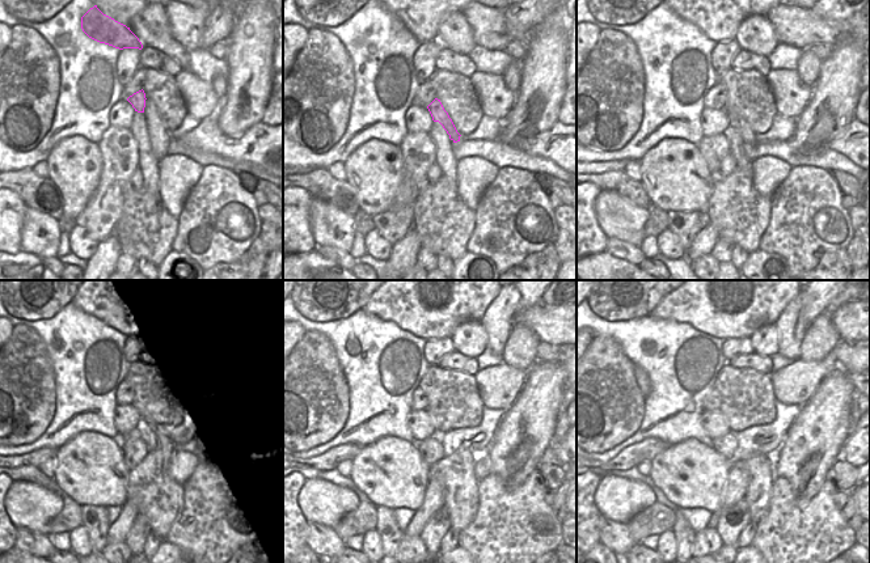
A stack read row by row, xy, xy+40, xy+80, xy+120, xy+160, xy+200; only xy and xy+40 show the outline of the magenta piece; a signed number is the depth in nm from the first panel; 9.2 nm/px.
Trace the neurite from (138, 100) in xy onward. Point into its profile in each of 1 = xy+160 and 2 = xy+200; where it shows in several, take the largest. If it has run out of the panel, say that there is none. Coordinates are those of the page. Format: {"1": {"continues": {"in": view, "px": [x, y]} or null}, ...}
{"1": {"continues": {"in": "xy+160", "px": [456, 472]}}, "2": {"continues": {"in": "xy+200", "px": [759, 468]}}}

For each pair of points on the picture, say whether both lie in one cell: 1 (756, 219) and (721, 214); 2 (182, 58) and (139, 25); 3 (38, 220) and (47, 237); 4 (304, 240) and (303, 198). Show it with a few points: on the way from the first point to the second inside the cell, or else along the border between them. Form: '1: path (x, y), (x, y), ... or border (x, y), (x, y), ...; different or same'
1: path (747, 217), (739, 214), (730, 214); same
2: path (172, 47), (164, 42), (155, 42), (148, 36); same
3: path (41, 224), (47, 233); same
4: path (300, 229), (300, 208); same

